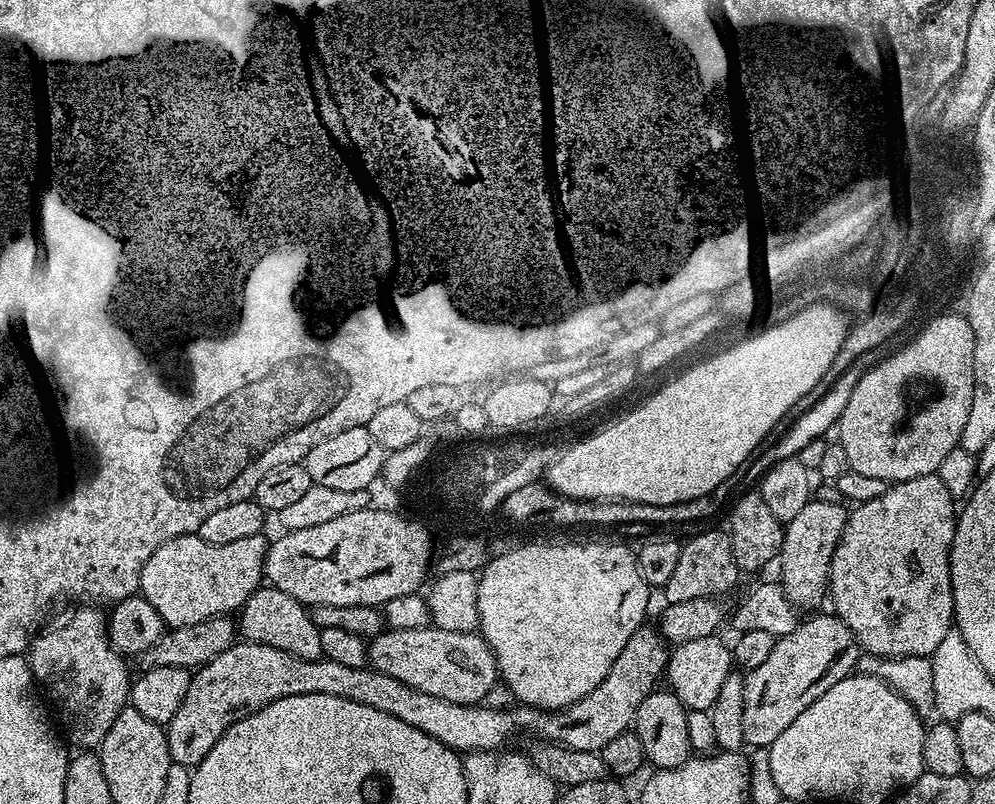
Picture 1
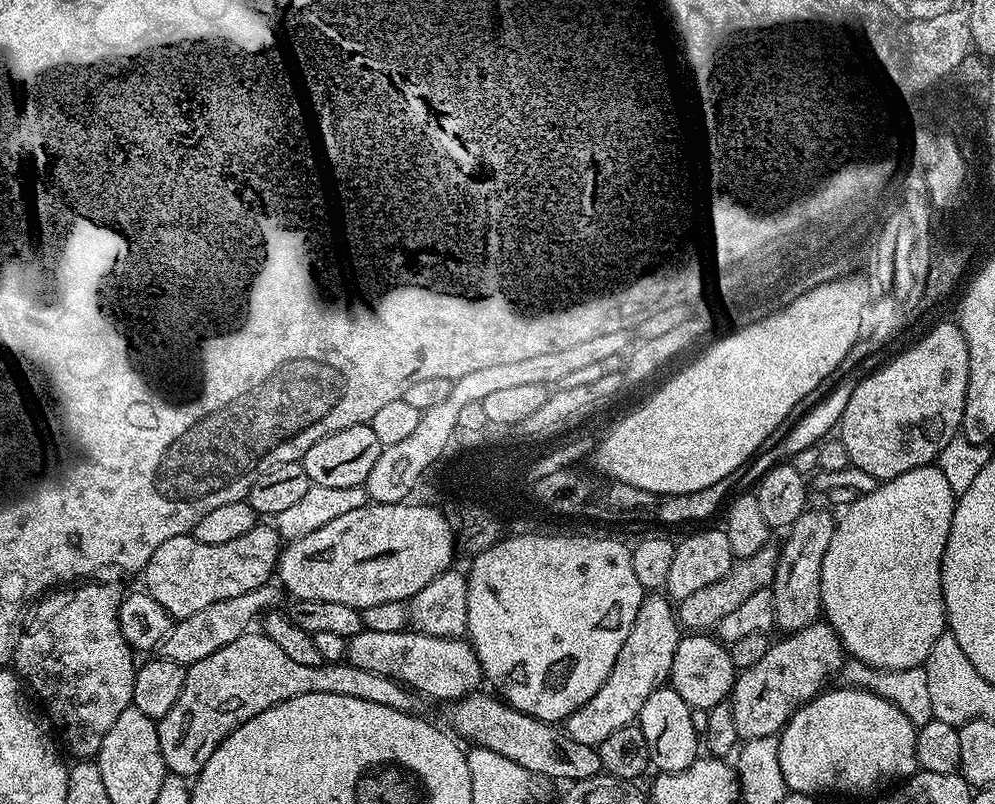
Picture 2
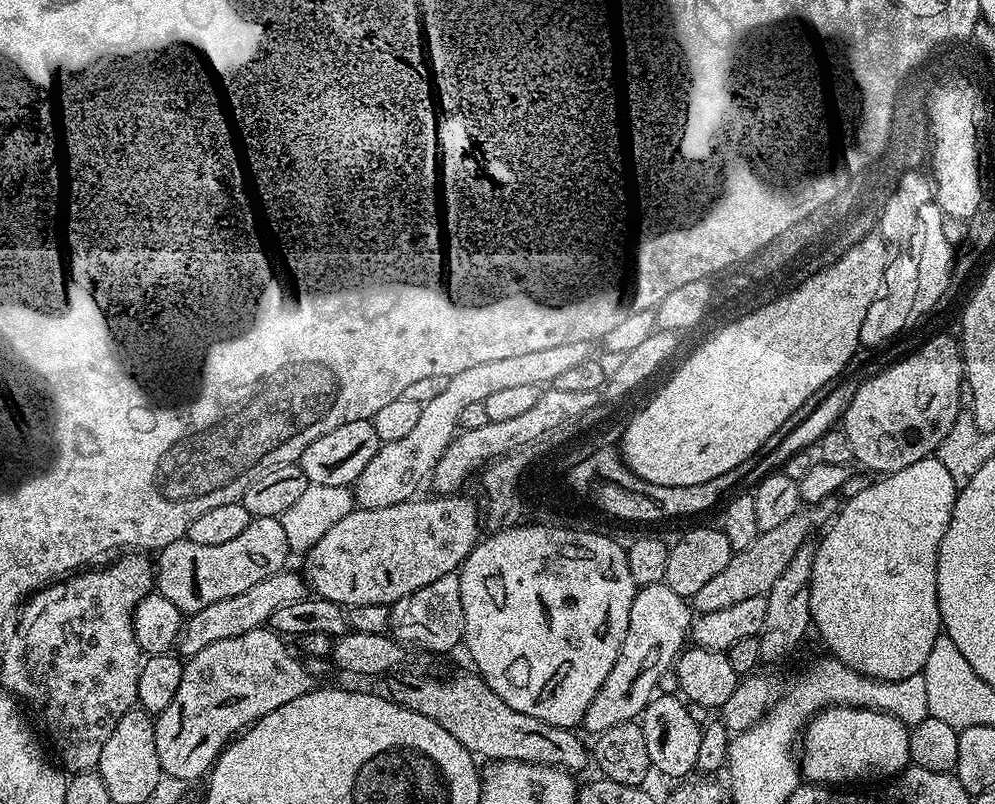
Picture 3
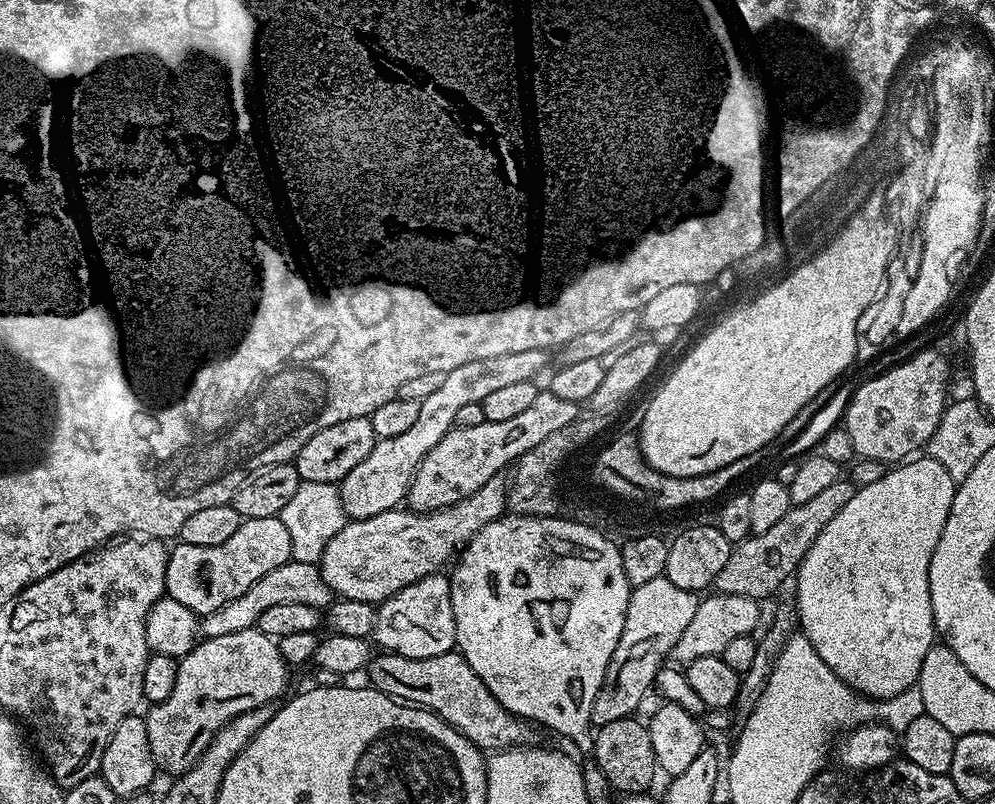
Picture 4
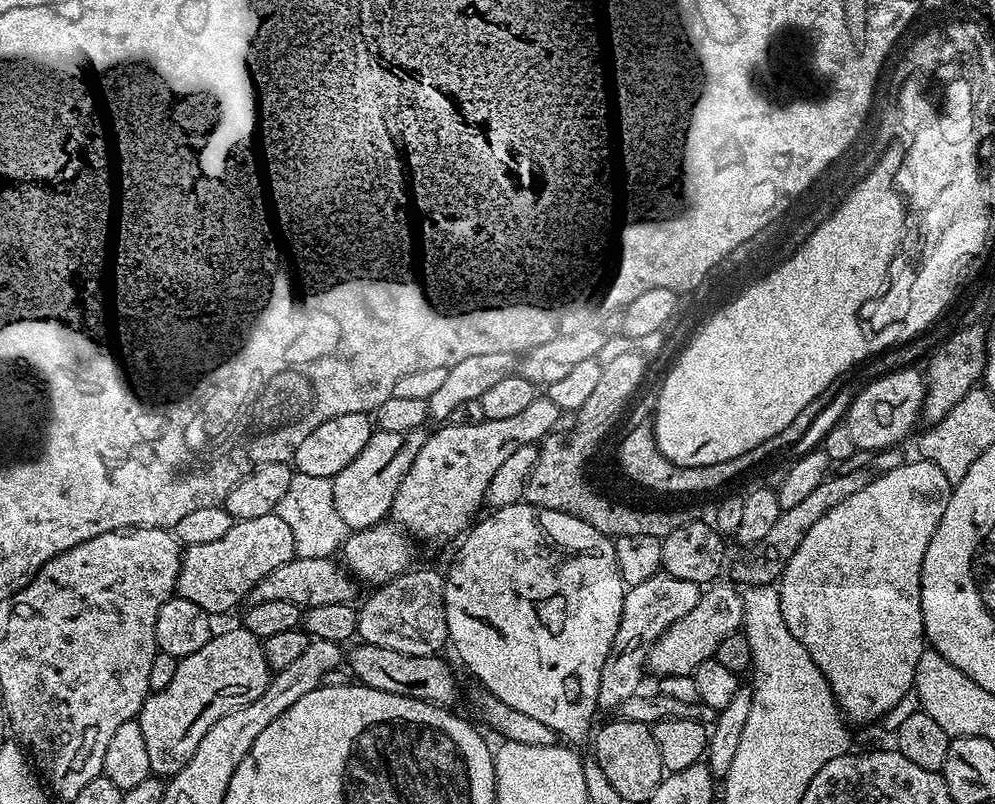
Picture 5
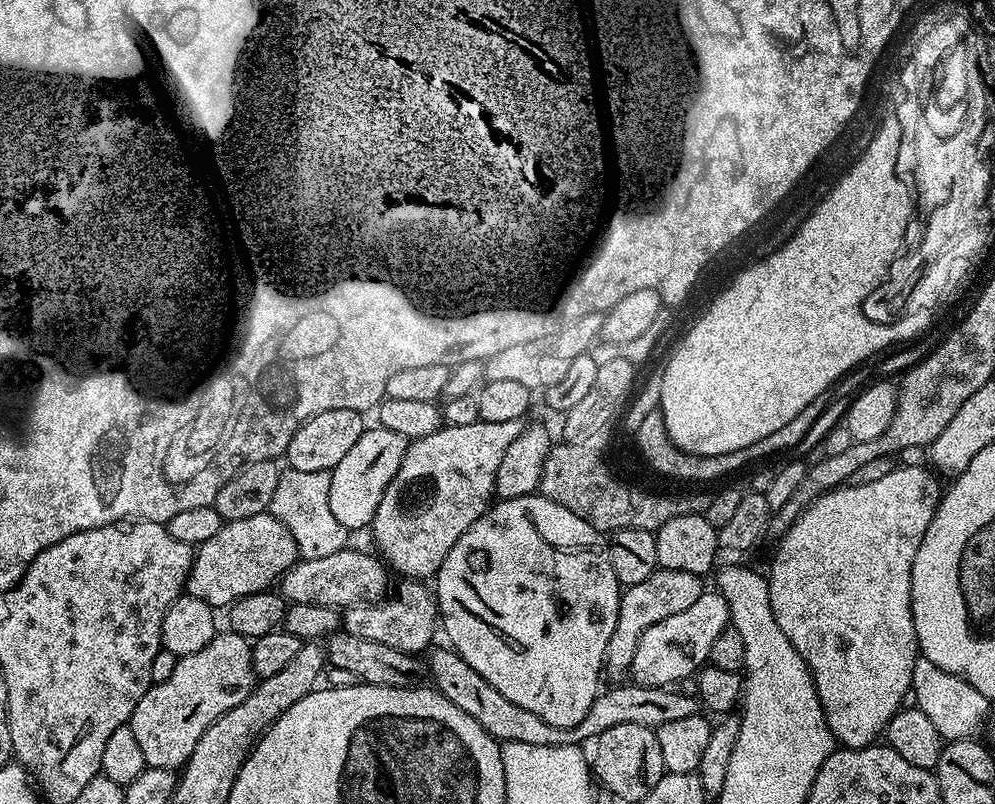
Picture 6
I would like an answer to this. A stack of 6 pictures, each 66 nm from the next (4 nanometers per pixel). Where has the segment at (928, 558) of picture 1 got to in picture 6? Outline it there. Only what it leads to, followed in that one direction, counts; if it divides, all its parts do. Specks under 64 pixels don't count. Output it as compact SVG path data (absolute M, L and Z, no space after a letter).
M896 466L893 467L890 474L886 474L886 478L878 478L878 482L866 482L866 486L849 483L847 486L827 492L825 496L819 496L792 523L790 530L779 539L780 546L776 550L776 557L772 560L772 569L767 569L770 606L774 610L774 622L778 622L782 634L786 634L786 638L790 638L794 650L798 650L798 654L802 654L802 658L814 678L814 686L818 690L826 720L837 745L846 748L865 748L867 744L877 743L887 729L888 723L894 718L894 714L900 711L902 705L909 699L914 666L918 659L916 635L914 634L914 614L912 613L912 571L914 570L914 556L918 554L918 546L922 546L926 526L930 526L936 508L940 505L942 484L940 488L940 484L935 478L937 479L927 467Z

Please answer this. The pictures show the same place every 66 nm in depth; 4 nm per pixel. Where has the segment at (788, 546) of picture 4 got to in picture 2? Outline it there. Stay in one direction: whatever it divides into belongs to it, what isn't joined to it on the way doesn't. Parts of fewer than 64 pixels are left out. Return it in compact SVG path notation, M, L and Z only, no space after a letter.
M775 547L764 548L756 556L736 560L731 570L718 582L712 582L710 586L682 598L675 609L676 619L679 620L681 629L692 634L704 634L715 629L716 624L722 622L722 618L726 618L726 614L738 610L738 606L742 606L742 602L746 602L746 598L750 598L750 594L758 594L758 590L771 585L772 579L776 577L777 559L778 552Z

